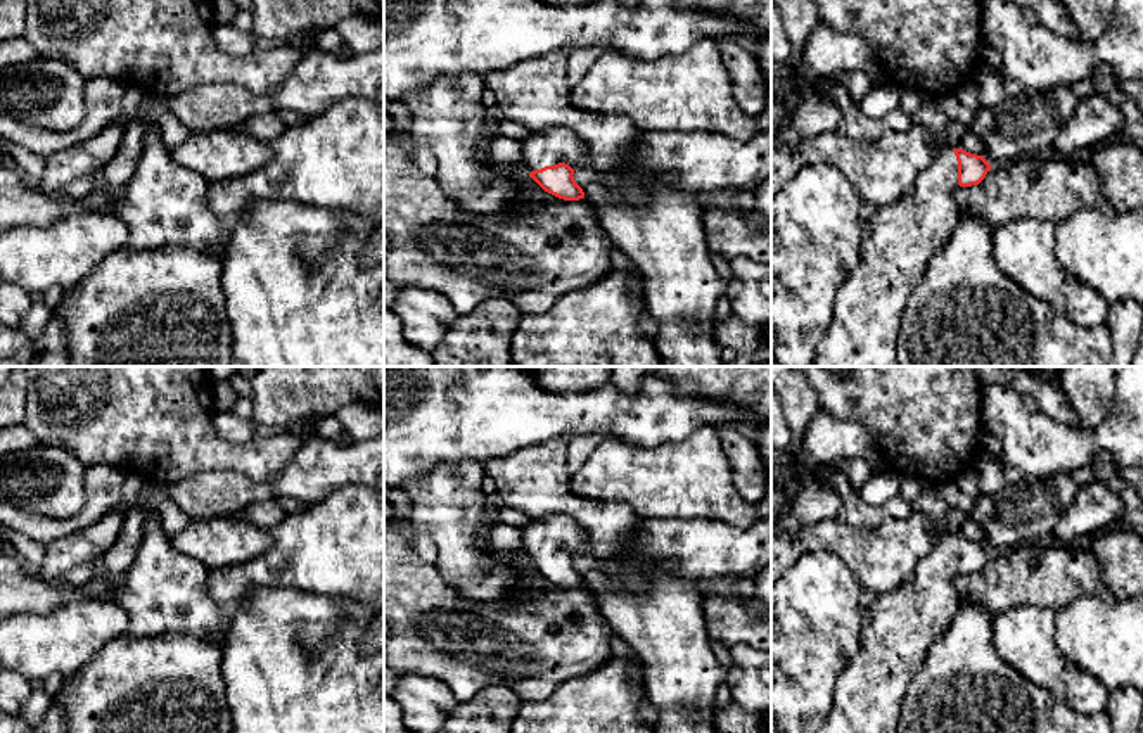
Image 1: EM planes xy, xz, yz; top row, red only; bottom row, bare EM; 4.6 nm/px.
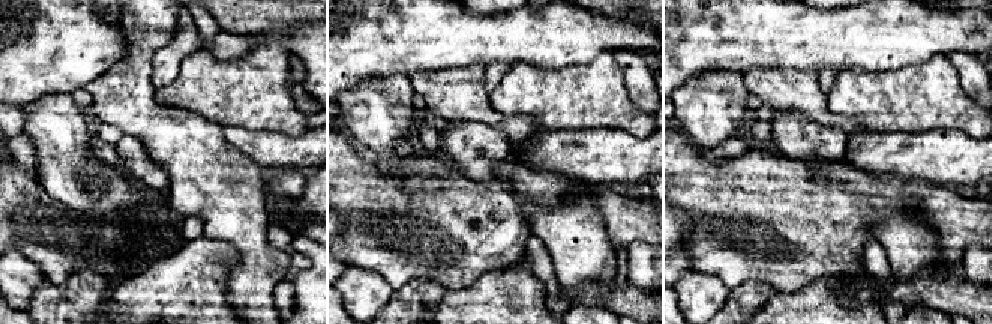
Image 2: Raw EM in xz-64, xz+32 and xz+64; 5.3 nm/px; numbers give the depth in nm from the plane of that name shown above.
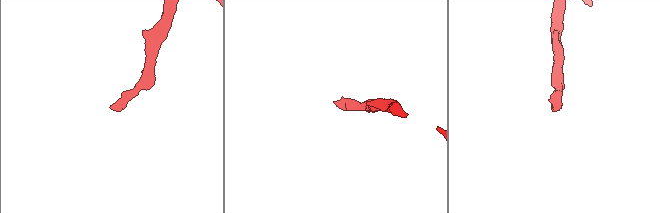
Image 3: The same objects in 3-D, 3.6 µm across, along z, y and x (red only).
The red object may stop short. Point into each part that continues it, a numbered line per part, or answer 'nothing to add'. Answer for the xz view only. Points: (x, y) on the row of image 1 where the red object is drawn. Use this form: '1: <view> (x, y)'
1: xz (554, 146)

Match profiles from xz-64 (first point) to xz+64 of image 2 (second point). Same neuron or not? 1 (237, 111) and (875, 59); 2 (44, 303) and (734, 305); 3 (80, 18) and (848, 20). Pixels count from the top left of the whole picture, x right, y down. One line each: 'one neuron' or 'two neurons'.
1: two neurons
2: one neuron
3: one neuron

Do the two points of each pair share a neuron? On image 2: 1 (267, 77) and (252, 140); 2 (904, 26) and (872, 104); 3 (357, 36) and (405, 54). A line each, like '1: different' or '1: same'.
1: different
2: different
3: same

